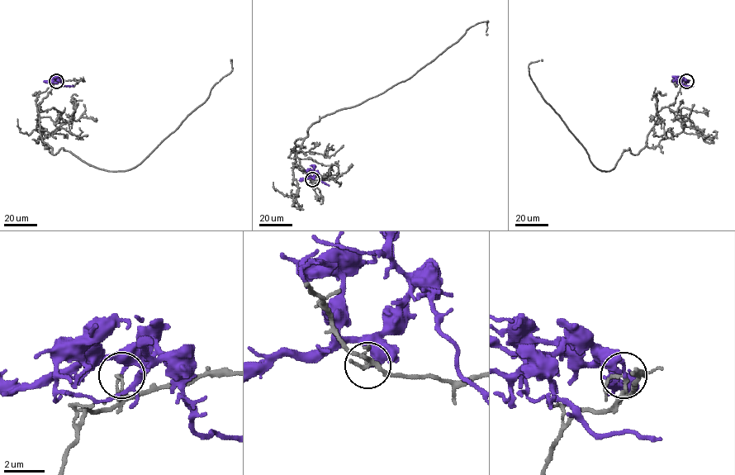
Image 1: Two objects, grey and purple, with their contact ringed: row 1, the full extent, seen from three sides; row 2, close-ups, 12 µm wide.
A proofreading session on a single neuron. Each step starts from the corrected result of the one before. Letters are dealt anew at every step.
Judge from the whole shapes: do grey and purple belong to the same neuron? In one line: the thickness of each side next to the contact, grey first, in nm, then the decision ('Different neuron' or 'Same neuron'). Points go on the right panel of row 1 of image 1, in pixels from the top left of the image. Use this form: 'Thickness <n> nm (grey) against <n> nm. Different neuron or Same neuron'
Thickness 100 nm (grey) against 160 nm. Different neuron

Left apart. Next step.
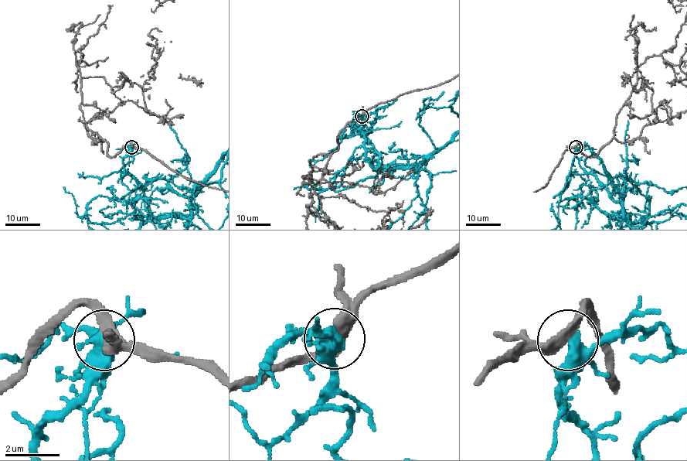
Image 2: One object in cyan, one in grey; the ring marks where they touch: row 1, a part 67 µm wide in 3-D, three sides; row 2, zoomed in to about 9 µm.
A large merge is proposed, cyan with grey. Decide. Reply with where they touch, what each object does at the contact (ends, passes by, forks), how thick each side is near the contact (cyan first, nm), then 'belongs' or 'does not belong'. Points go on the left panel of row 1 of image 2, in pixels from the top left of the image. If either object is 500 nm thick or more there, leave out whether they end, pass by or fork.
at (131, 147); cyan passes by; grey passes by; 440 nm thick on the cyan side, 320 nm on the other; does not belong

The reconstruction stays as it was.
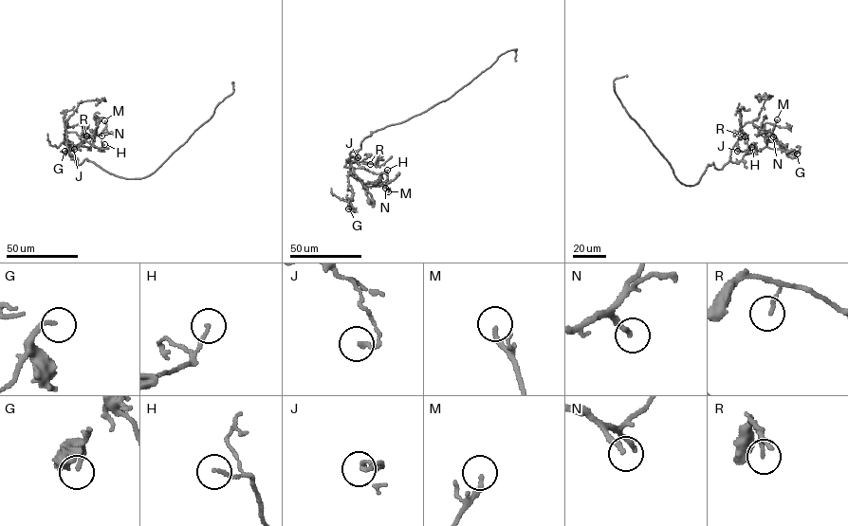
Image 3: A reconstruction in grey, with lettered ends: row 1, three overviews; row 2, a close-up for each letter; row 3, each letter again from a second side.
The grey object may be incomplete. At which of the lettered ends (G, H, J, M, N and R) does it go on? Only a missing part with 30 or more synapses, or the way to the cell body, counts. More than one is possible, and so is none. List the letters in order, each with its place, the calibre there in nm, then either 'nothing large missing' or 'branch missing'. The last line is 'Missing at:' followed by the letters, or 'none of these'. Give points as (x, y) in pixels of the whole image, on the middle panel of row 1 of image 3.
G: at (348, 208); 160 nm thick; nothing large missing
H: at (387, 170); 140 nm thick; nothing large missing
J: at (358, 157); 150 nm thick; nothing large missing
M: at (388, 191); 180 nm thick; branch missing
N: at (385, 188); 200 nm thick; branch missing
R: at (370, 164); 140 nm thick; nothing large missing
Missing at: M, N

